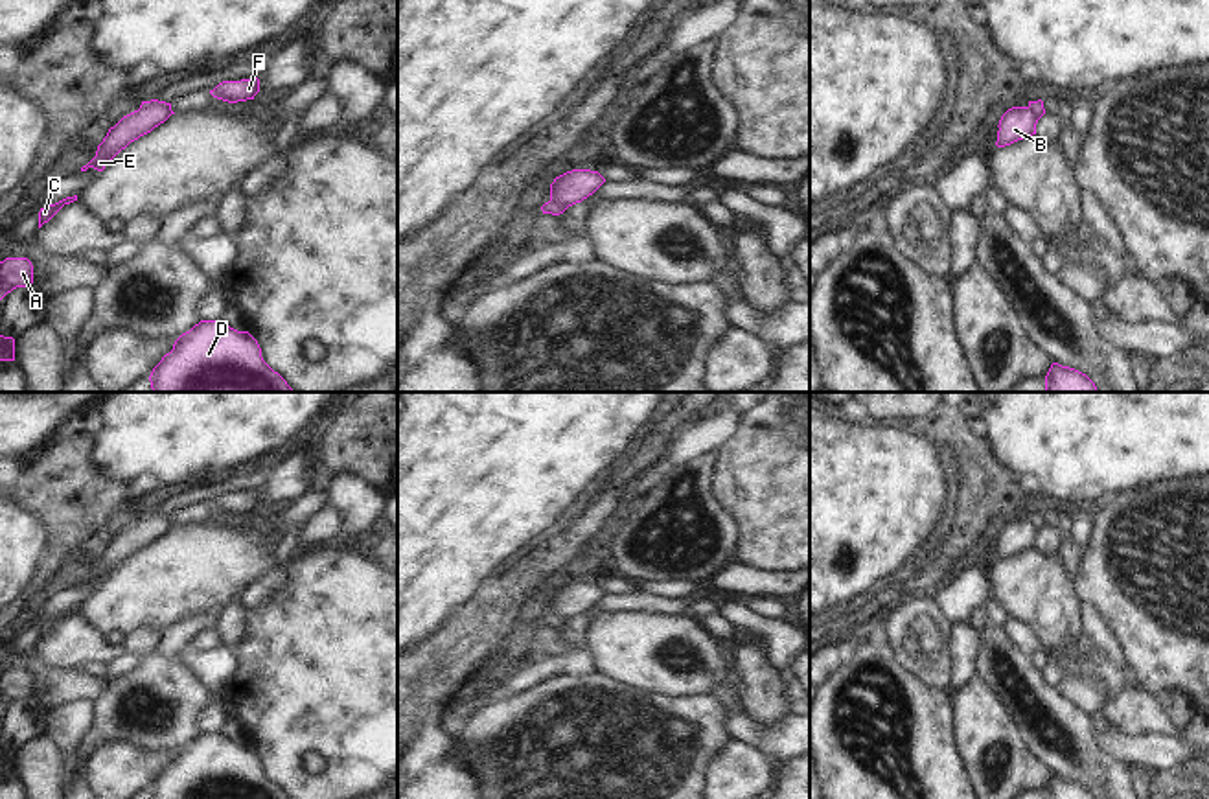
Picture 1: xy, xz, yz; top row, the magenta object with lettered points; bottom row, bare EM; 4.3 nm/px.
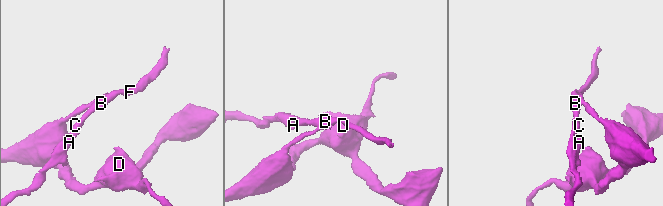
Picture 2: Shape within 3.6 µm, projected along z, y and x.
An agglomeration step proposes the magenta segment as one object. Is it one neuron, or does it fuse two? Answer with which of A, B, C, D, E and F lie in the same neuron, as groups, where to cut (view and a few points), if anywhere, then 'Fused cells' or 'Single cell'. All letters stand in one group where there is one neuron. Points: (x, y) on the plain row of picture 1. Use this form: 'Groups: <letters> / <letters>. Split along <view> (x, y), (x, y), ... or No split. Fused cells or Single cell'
Groups: A B C E F / D. Split along xz (551, 612), (567, 619). Fused cells

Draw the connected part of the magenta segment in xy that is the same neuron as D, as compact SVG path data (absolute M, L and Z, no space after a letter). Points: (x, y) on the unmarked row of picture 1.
M201 733L182 746L169 766L153 781L151 799L289 799L261 770L258 753L223 733Z

